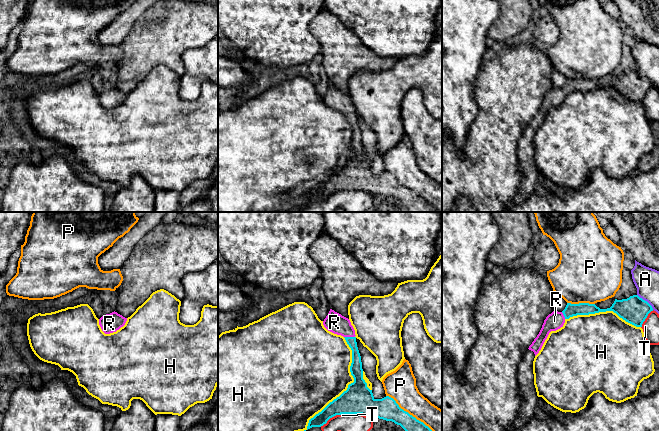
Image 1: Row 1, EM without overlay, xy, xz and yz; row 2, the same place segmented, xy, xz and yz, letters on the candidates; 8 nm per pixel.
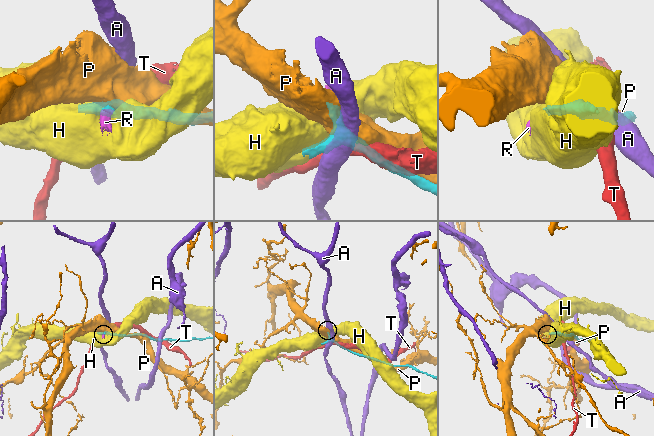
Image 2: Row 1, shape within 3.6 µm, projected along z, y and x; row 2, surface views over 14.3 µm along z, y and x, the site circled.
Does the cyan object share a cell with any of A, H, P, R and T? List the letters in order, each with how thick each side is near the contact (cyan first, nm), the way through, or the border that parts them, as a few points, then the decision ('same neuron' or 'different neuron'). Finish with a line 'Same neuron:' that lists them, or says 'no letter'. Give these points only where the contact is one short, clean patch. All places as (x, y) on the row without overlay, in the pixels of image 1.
A: 220 nm thick on the cyan side, 200 nm on the other; border along yz (637, 70), (653, 85); different neuron
H: 240 nm thick on the cyan side, 480 nm on the other; different neuron
P: 190 nm thick on the cyan side, 240 nm on the other; different neuron
R: 100 nm thick on the cyan side, 160 nm on the other; runs through xz (356, 142), (355, 126), (349, 113), (334, 98); same neuron
T: 240 nm thick on the cyan side, 200 nm on the other; different neuron
Same neuron: R

